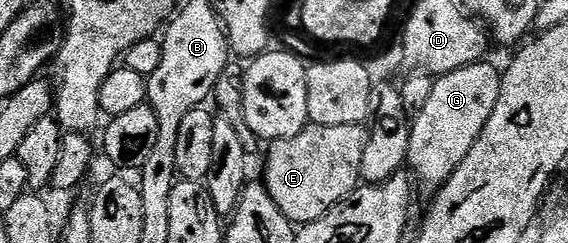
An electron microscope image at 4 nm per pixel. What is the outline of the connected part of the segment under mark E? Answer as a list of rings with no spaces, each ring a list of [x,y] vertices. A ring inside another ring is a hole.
[[[310,124],[300,134],[296,134],[296,138],[276,140],[269,145],[270,153],[266,156],[266,177],[264,177],[264,183],[268,194],[272,198],[272,202],[276,202],[276,206],[280,206],[280,210],[289,218],[291,224],[301,226],[316,222],[321,216],[328,214],[328,210],[332,210],[341,200],[347,200],[359,188],[360,181],[362,180],[360,162],[364,158],[364,146],[366,145],[367,135],[367,129],[361,124],[357,124],[356,126],[316,126],[315,124]]]

